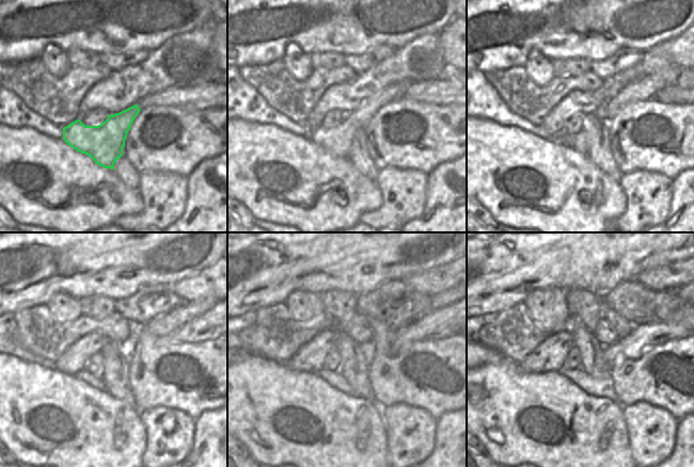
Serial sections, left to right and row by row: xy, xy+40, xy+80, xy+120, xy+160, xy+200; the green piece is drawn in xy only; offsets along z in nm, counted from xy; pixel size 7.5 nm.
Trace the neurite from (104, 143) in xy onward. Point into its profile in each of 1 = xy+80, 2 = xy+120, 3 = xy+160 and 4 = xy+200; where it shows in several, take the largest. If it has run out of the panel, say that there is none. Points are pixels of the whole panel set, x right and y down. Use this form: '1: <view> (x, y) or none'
1: xy+80 (645, 89)
2: xy+120 (187, 310)
3: xy+160 (441, 300)
4: xy+200 (683, 291)

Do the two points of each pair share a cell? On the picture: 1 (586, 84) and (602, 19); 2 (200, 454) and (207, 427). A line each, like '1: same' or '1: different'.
1: different
2: same

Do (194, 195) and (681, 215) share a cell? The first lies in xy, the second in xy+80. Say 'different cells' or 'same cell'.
same cell

